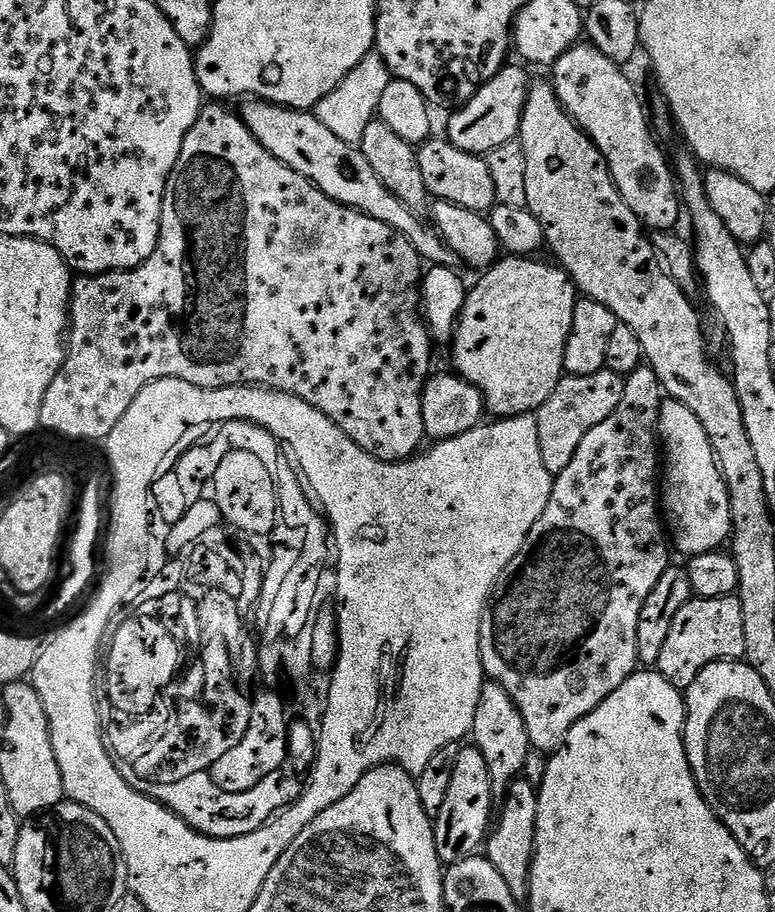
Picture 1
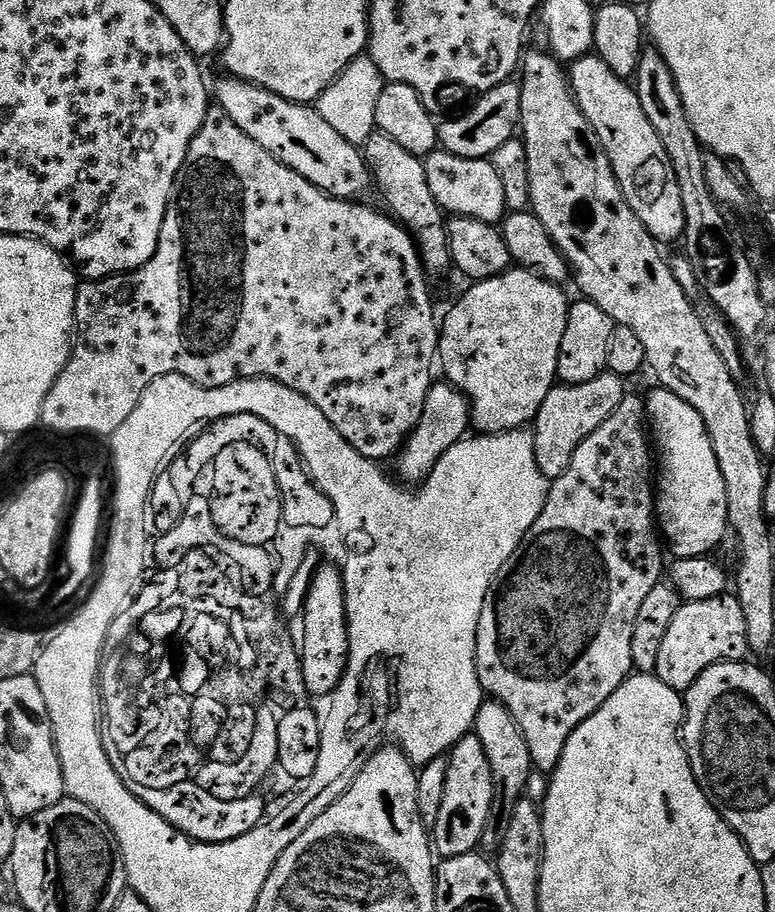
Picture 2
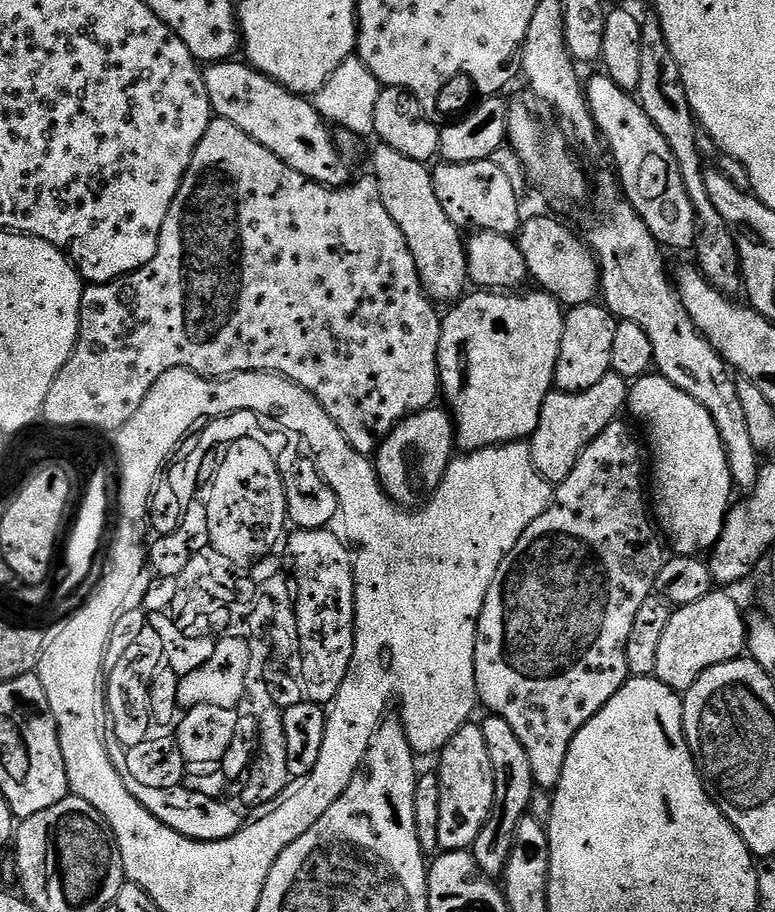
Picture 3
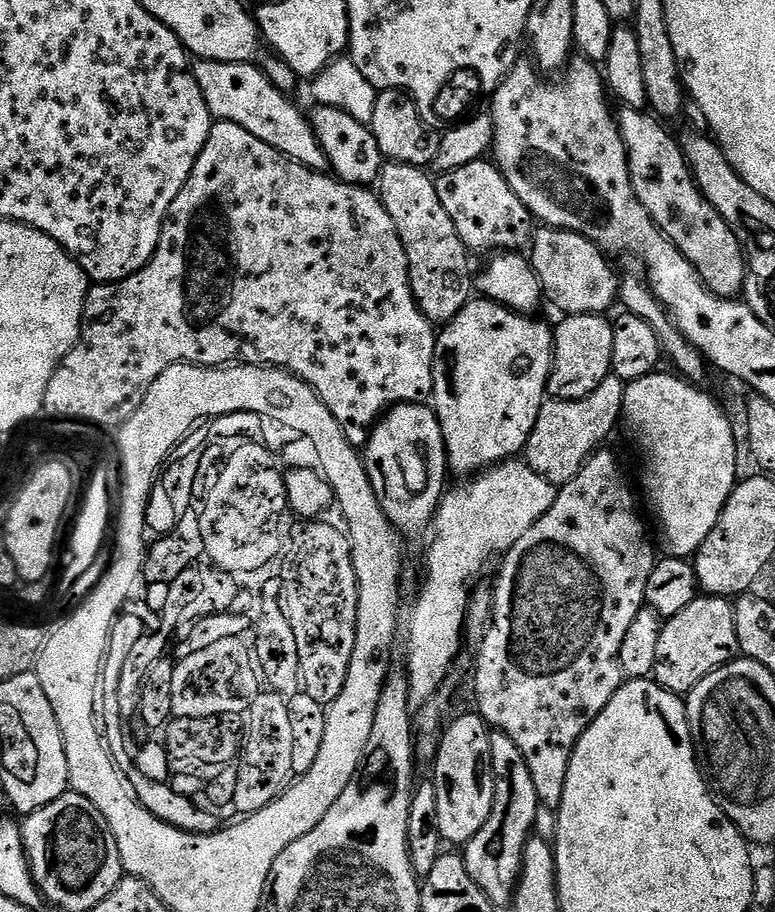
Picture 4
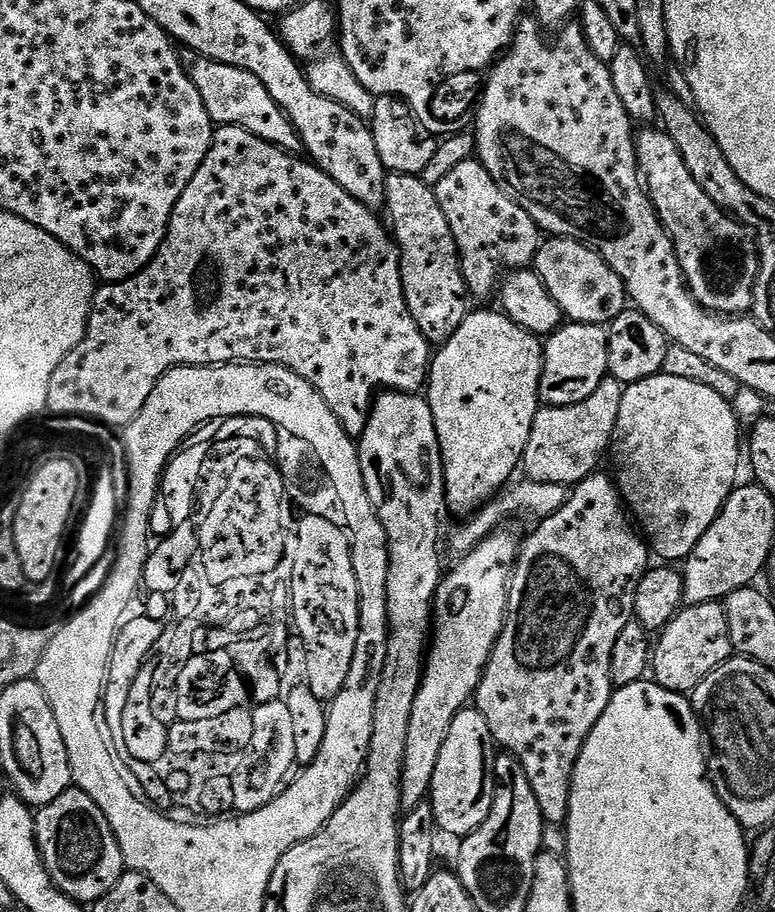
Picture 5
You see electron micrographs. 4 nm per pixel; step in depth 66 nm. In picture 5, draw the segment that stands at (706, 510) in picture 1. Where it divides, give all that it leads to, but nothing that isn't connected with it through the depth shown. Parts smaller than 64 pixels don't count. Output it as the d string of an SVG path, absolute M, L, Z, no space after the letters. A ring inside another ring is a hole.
M668 375L651 376L642 382L625 387L622 394L622 407L618 410L618 426L616 427L616 435L612 441L611 451L614 453L614 456L616 452L614 479L619 487L621 496L624 497L627 511L635 517L638 524L638 519L640 519L641 525L639 524L639 527L642 529L651 551L655 555L657 552L664 559L661 561L676 562L672 560L677 560L677 562L683 562L687 560L689 554L694 550L694 546L698 546L702 534L706 534L706 530L710 530L710 522L714 522L714 518L718 518L718 514L722 510L726 498L732 493L733 488L737 487L738 479L736 480L736 471L740 468L740 452L742 456L742 436L740 440L740 428L742 429L742 424L736 415L733 405L728 400L724 401L723 394L715 392L710 385L699 384L698 381L691 380L688 376Z

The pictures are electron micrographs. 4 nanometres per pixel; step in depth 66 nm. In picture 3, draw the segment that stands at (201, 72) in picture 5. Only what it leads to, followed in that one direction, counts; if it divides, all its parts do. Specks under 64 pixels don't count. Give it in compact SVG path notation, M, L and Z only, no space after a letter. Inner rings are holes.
M212 62L203 69L206 94L219 119L234 122L238 130L282 158L290 170L298 170L298 174L314 182L342 188L353 179L349 161L336 148L333 129L320 117L311 99L283 88L247 62L232 63L236 62Z

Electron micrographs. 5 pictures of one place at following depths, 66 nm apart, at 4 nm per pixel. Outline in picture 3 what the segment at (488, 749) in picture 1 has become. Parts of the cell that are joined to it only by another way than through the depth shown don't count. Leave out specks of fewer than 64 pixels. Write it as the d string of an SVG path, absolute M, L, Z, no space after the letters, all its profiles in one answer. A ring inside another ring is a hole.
M489 715L488 721L480 724L482 734L486 734L486 746L490 750L490 762L494 766L494 806L488 815L488 821L478 834L478 838L471 846L472 857L480 871L489 878L496 878L508 865L508 859L514 846L514 838L518 822L528 811L532 801L534 785L532 771L530 770L530 758L526 758L526 750L522 750L522 742L514 734L514 729L506 723L506 718L498 718Z

